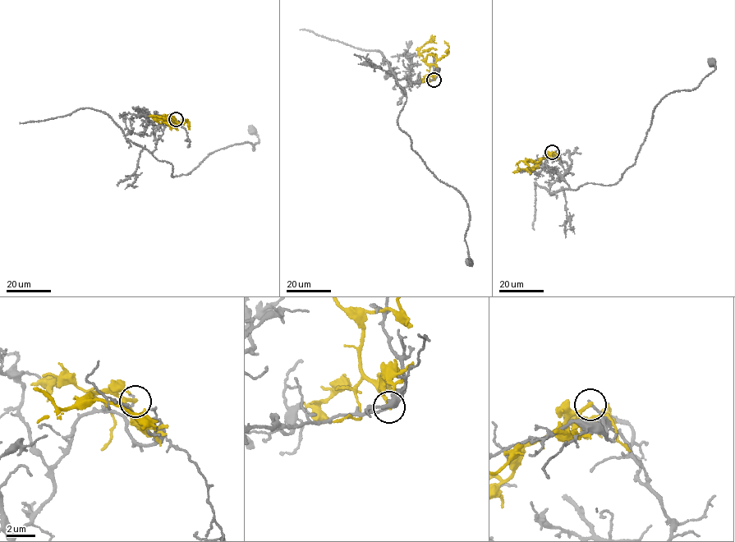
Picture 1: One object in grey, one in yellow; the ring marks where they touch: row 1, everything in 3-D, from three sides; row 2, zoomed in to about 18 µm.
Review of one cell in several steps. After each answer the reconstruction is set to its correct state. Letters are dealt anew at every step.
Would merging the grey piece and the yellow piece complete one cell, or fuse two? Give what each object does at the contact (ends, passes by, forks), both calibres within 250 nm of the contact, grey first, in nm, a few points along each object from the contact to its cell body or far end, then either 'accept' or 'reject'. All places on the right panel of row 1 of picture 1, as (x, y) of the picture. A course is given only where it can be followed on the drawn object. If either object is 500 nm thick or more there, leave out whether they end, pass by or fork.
grey ends | yellow ends | 170/240 nm | grey via (552, 152), (571, 189), (616, 183), (635, 163), (657, 104), (668, 94), (697, 86), (714, 69), (711, 62) | yellow via (552, 152), (530, 169), (515, 171), (518, 172) | reject

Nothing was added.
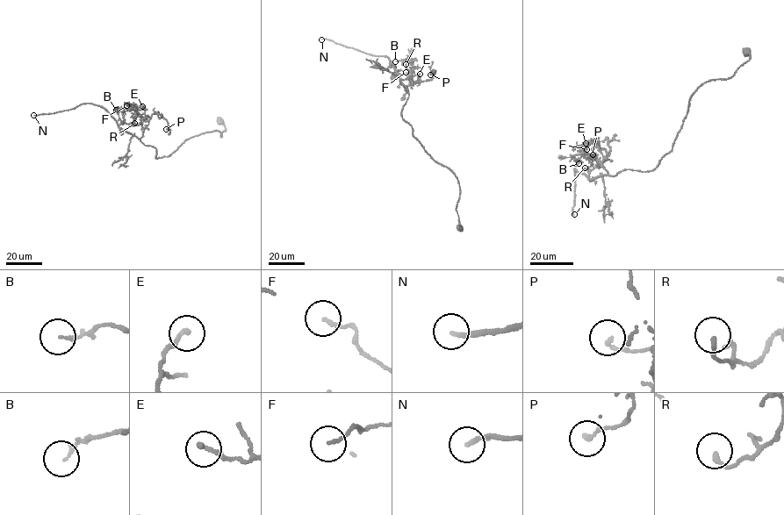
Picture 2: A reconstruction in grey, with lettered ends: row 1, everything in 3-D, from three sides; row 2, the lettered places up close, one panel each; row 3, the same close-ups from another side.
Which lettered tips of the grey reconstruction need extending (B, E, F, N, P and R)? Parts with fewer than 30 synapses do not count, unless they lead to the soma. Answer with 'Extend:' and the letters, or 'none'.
Extend: N

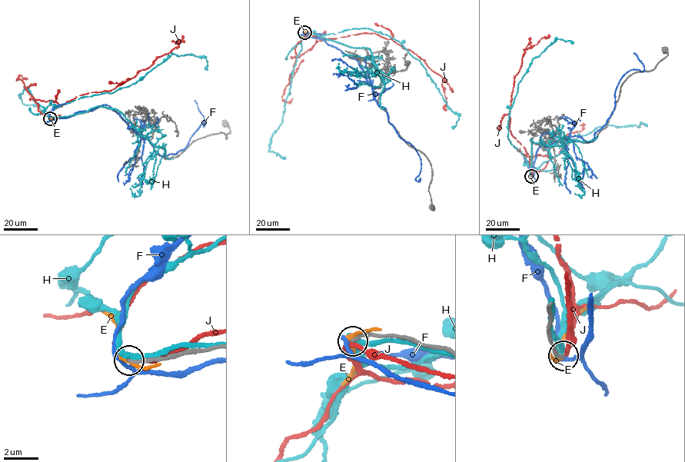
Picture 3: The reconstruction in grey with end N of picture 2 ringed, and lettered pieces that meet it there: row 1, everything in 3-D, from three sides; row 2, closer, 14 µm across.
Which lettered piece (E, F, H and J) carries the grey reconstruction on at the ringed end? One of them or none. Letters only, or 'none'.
none

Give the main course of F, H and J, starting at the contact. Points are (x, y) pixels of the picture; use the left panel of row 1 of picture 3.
F: (49, 118), (69, 117), (108, 105), (164, 157), (184, 148), (204, 121), (204, 126), (203, 115), (194, 99)
H: (50, 117), (51, 111), (62, 104), (113, 93), (134, 83), (171, 53), (204, 57), (207, 70)
J: (50, 117), (52, 110), (67, 101), (124, 83), (177, 46), (172, 41), (181, 40)

